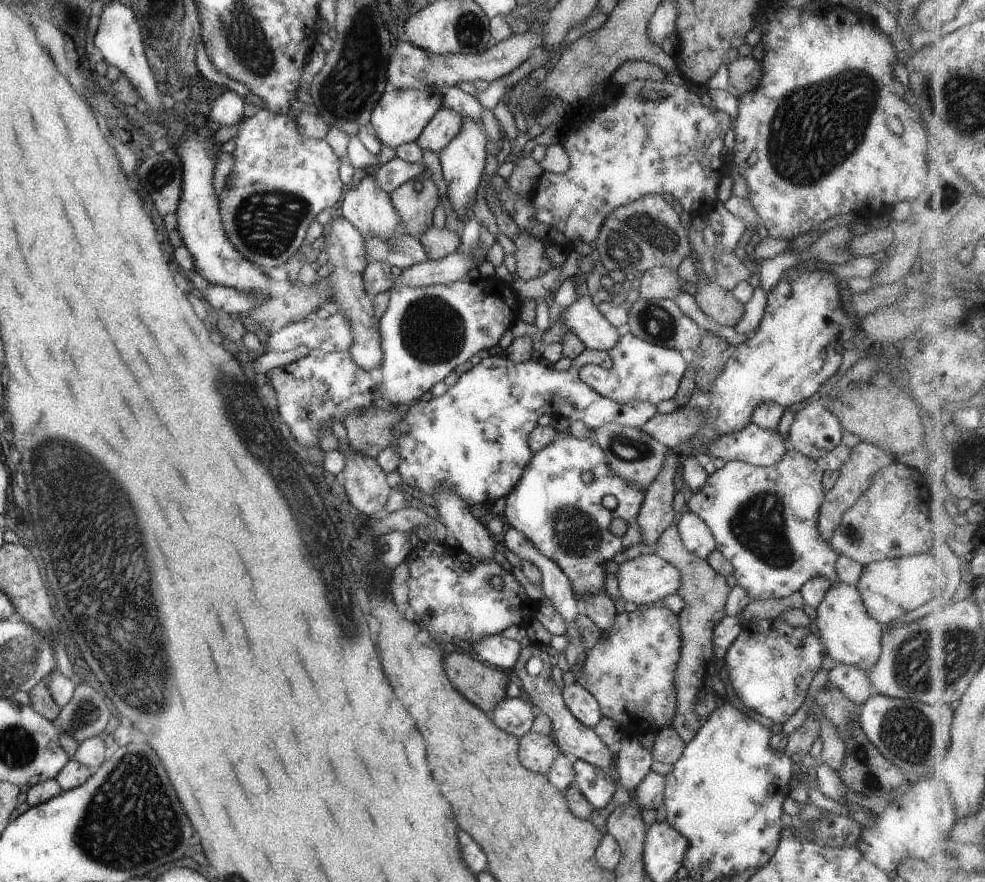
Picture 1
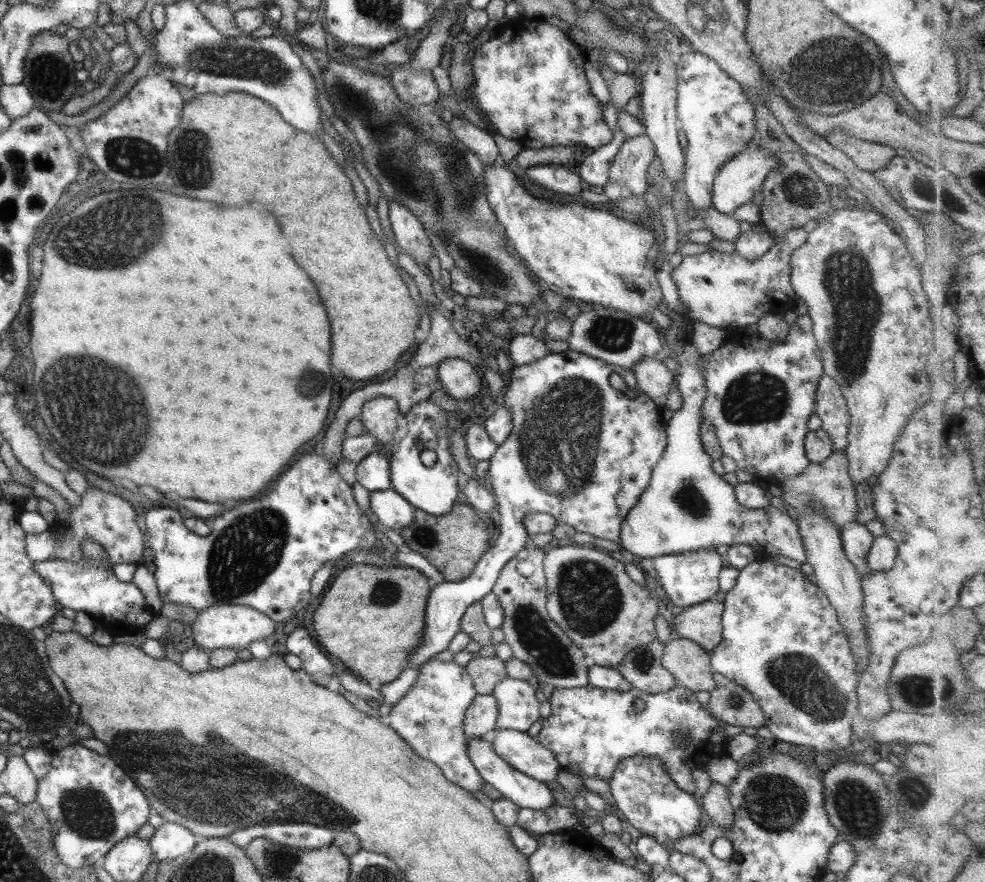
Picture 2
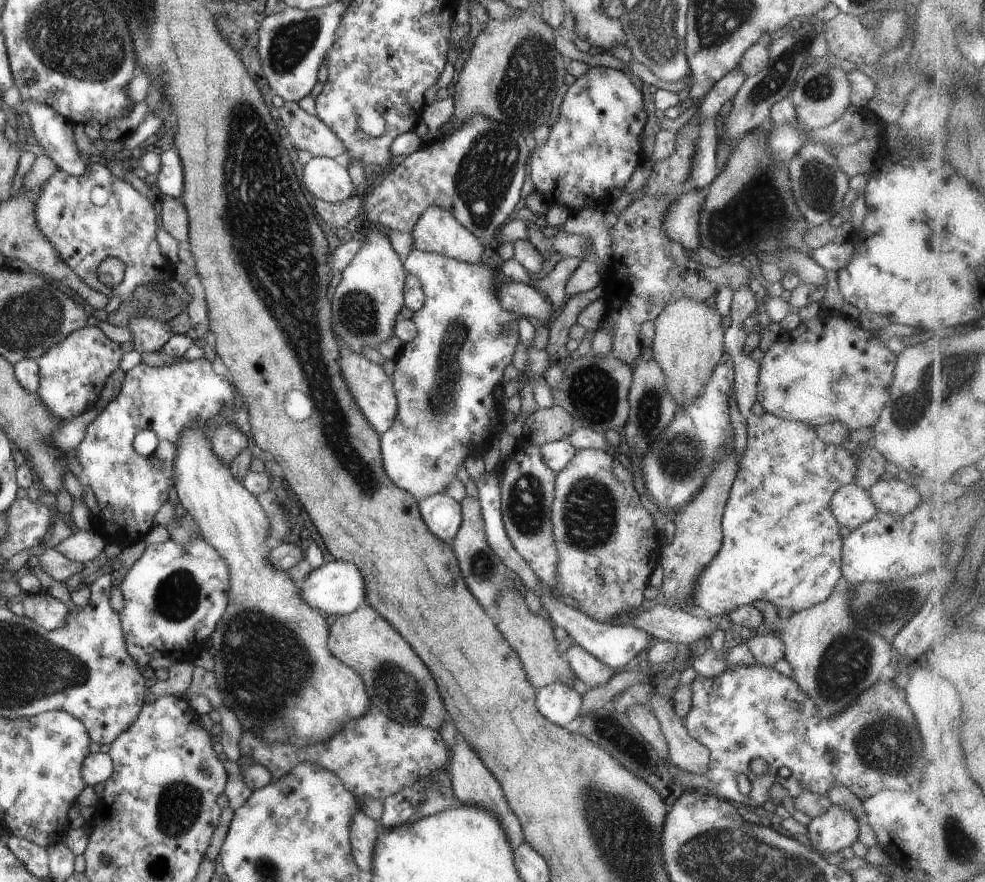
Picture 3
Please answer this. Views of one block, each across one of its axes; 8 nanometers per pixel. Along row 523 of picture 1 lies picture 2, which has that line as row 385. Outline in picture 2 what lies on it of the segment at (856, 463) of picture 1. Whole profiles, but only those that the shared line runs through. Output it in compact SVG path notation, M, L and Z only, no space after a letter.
M822 373L815 392L815 410L813 412L821 421L824 430L833 446L834 452L844 452L847 444L849 413L839 385L831 377Z

